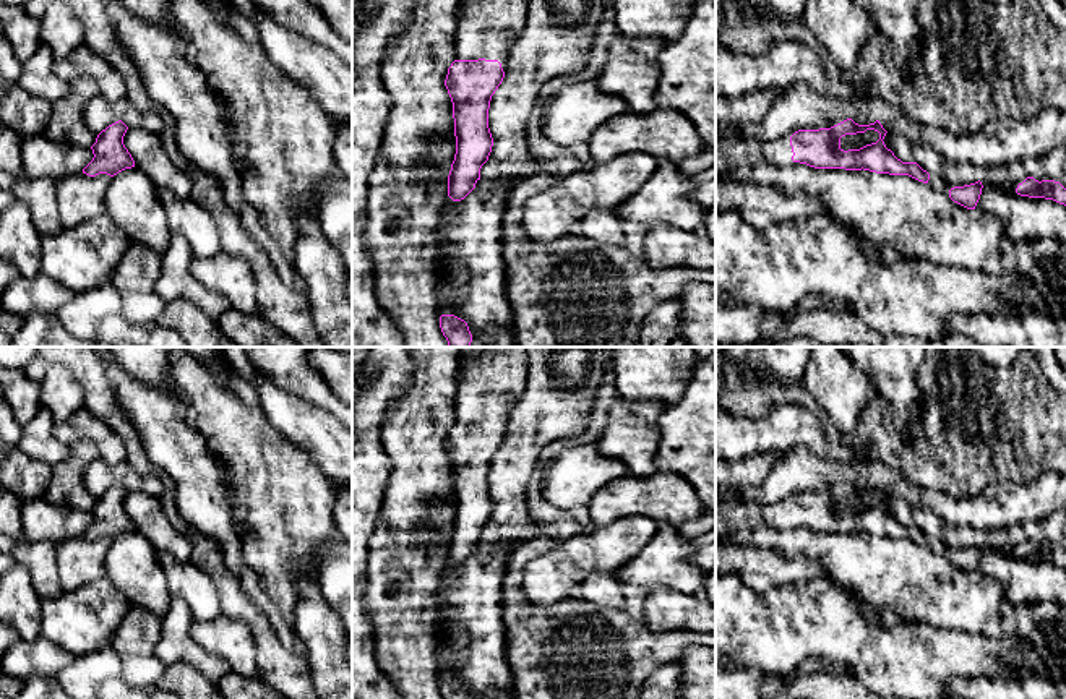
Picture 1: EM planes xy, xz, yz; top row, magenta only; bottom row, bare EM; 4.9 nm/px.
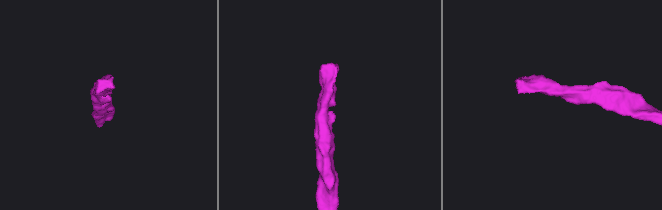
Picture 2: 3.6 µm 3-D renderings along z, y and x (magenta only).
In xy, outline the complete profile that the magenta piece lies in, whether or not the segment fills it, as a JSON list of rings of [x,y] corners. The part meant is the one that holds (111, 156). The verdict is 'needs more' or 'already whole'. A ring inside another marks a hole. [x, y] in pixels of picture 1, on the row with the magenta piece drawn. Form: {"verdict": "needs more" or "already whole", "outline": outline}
{"verdict": "already whole", "outline": [[[122,120],[102,130],[97,135],[96,143],[91,146],[94,157],[83,169],[83,174],[89,177],[99,174],[114,177],[125,169],[135,167],[135,161],[123,144],[127,130],[128,127]]]}

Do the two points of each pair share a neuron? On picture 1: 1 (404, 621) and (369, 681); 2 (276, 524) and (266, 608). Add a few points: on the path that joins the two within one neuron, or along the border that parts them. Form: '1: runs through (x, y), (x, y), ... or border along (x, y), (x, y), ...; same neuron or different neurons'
1: border along (372, 628), (375, 662), (391, 681); different neurons
2: border along (247, 566), (260, 581), (262, 591), (291, 625); different neurons

